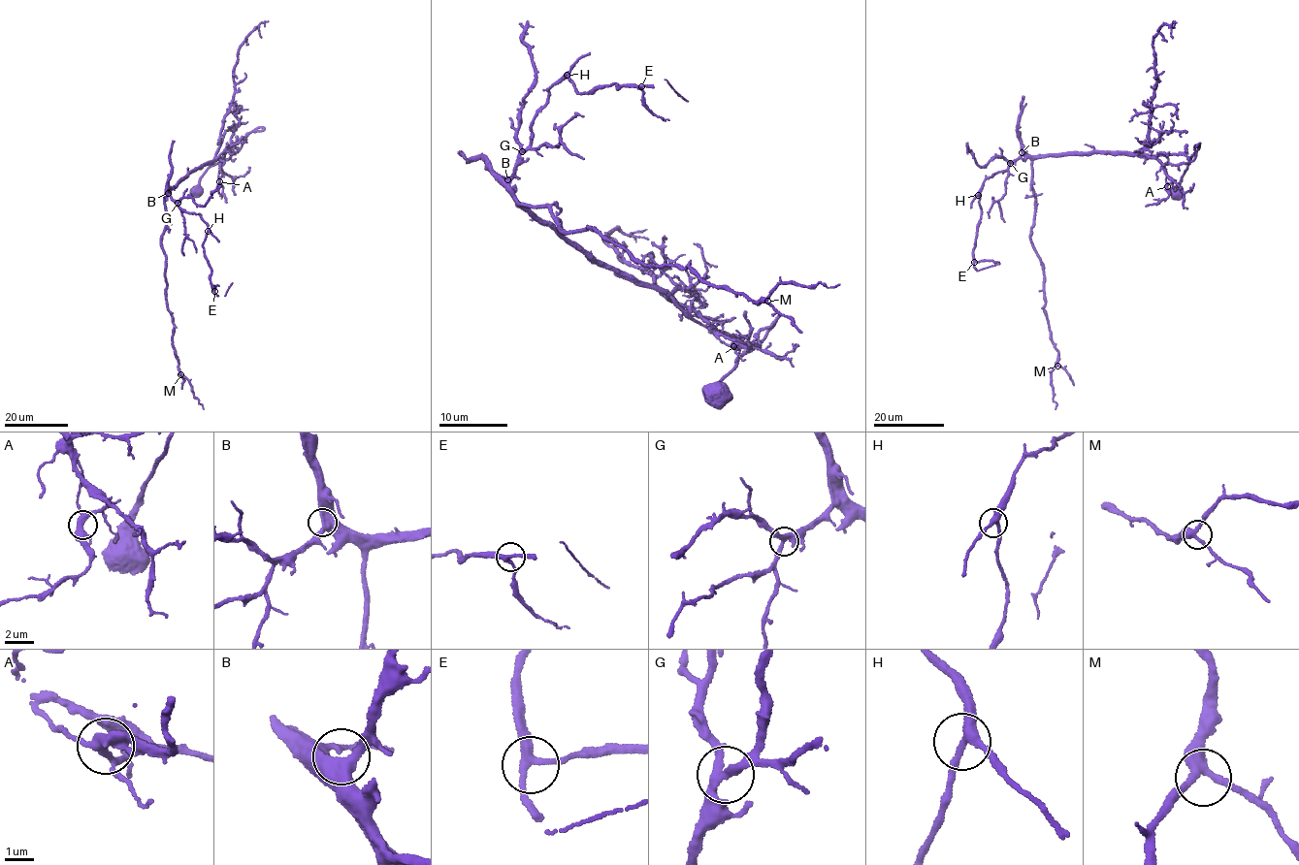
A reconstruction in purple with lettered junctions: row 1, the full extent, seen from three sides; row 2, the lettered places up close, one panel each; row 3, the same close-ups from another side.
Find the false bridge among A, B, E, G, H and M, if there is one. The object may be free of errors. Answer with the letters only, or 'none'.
A

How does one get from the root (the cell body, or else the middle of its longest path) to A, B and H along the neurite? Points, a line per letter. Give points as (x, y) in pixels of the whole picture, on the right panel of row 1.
A: (1177, 191), (1180, 180), (1196, 151), (1194, 158), (1187, 163), (1165, 165), (1167, 186)
B: (1177, 191), (1180, 180), (1196, 151), (1191, 161), (1177, 153), (1156, 156), (1094, 150), (1036, 156), (1022, 152)
H: (1177, 191), (1196, 151), (1191, 161), (1177, 153), (1022, 154), (1006, 170), (986, 179), (978, 195)

